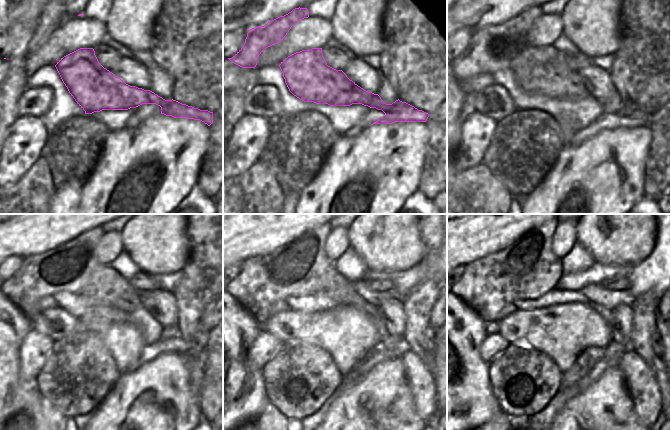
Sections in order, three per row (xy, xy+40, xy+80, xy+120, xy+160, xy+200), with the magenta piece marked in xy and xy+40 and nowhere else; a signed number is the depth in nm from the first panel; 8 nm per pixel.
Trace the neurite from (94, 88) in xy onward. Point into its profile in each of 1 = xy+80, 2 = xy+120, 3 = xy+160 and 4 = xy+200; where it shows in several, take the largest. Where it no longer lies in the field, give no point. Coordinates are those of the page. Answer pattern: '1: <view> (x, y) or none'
1: xy+80 (546, 71)
2: xy+120 (73, 267)
3: xy+160 (300, 268)
4: xy+200 (527, 268)

